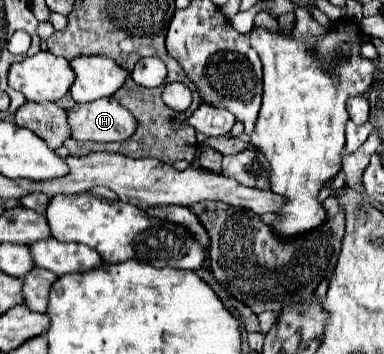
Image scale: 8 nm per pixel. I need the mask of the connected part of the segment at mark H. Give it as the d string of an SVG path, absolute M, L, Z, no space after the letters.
M100 98L68 108L68 126L70 136L80 142L120 142L134 134L136 120L114 98Z

